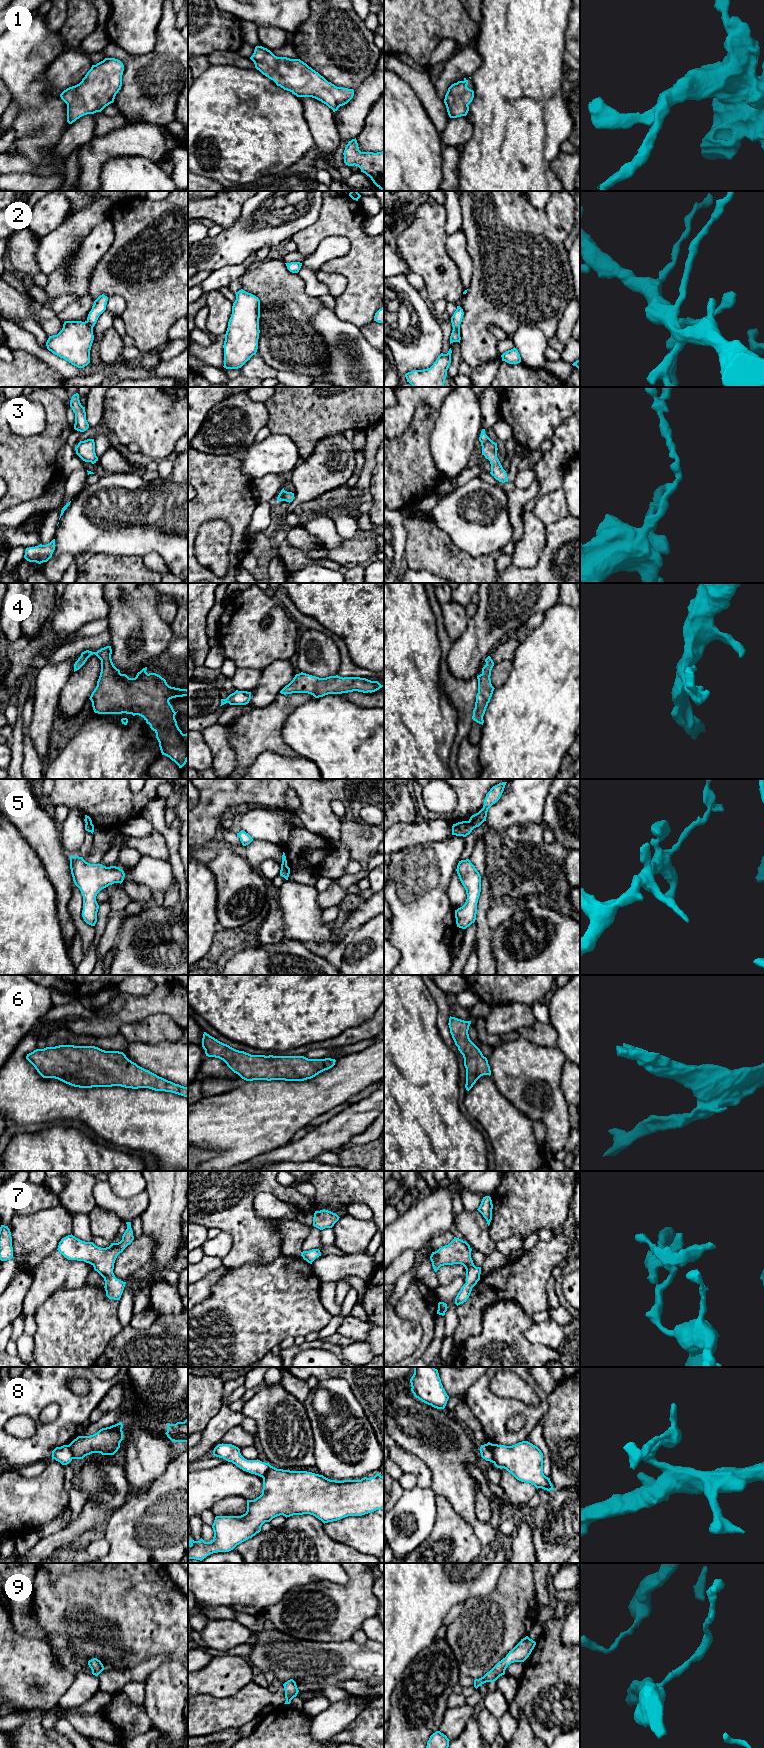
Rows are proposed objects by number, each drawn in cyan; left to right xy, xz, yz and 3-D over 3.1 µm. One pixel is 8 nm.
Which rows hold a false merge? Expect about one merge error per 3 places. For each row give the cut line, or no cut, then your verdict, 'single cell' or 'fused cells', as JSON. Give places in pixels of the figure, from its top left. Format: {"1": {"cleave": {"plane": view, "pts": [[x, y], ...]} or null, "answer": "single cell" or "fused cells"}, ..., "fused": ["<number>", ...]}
{"1": {"cleave": null, "answer": "single cell"}, "2": {"cleave": null, "answer": "single cell"}, "3": {"cleave": null, "answer": "single cell"}, "4": {"cleave": null, "answer": "single cell"}, "5": {"cleave": {"plane": "yz", "pts": [[469, 820], [474, 827]]}, "answer": "fused cells"}, "6": {"cleave": null, "answer": "single cell"}, "7": {"cleave": null, "answer": "single cell"}, "8": {"cleave": {"plane": "yz", "pts": [[487, 1443], [494, 1462]]}, "answer": "fused cells"}, "9": {"cleave": null, "answer": "single cell"}, "fused": ["5", "8"]}

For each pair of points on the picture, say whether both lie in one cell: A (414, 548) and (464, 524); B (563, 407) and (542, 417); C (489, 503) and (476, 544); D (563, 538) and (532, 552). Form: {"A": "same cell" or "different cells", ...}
{"A": "different cells", "B": "same cell", "C": "same cell", "D": "different cells"}

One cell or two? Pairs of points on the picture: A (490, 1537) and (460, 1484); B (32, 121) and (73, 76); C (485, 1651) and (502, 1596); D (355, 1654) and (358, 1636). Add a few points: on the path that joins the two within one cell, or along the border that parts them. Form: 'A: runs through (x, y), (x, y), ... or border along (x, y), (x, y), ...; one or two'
A: runs through (477, 1524), (467, 1512), (462, 1497); one
B: border along (45, 74), (48, 84), (45, 96), (49, 99); two
C: runs through (485, 1637), (485, 1633), (502, 1616), (502, 1610); one
D: border along (351, 1639), (359, 1643), (364, 1643), (368, 1639); two

